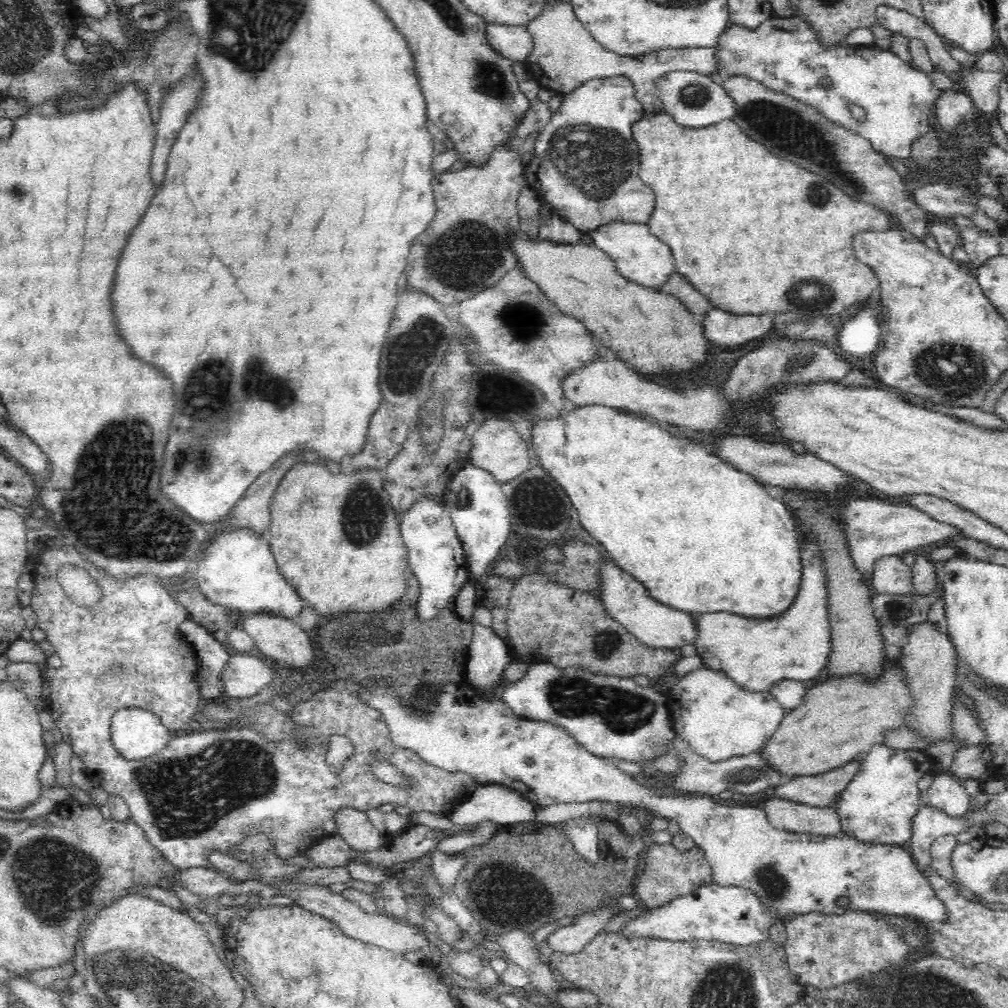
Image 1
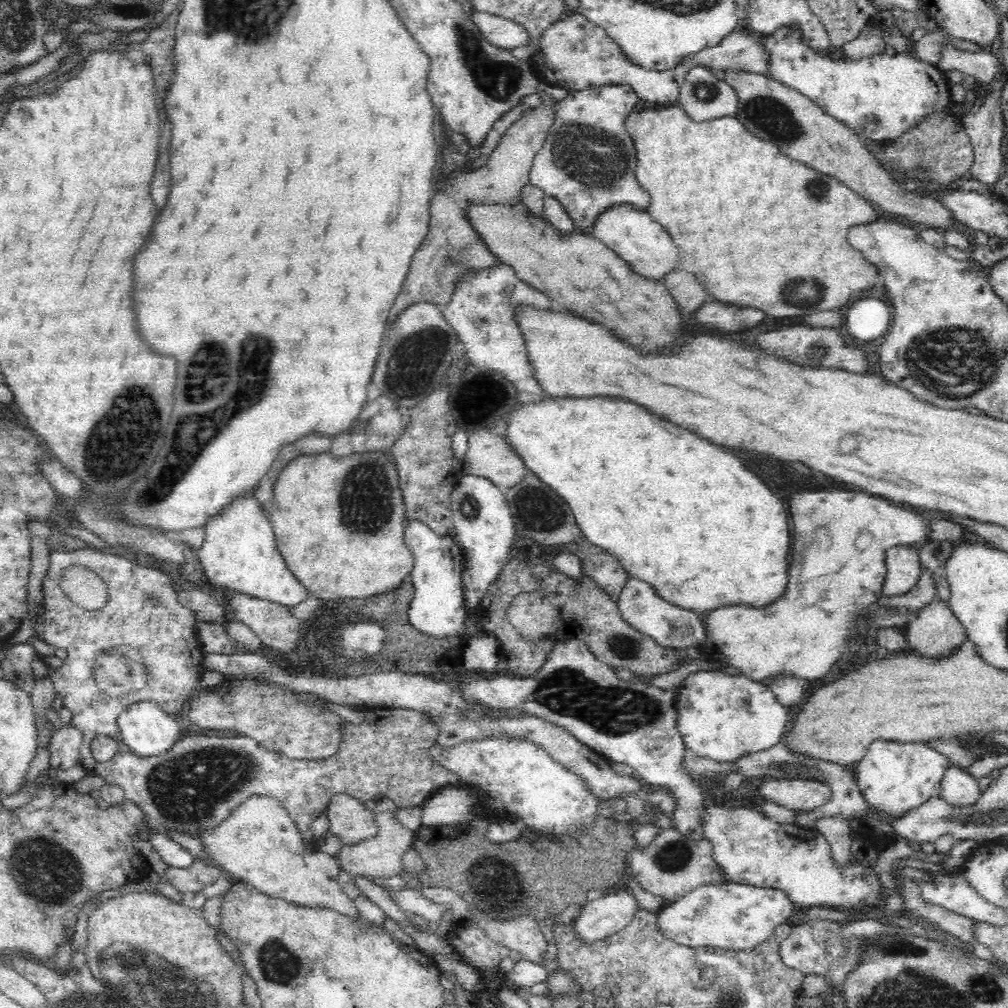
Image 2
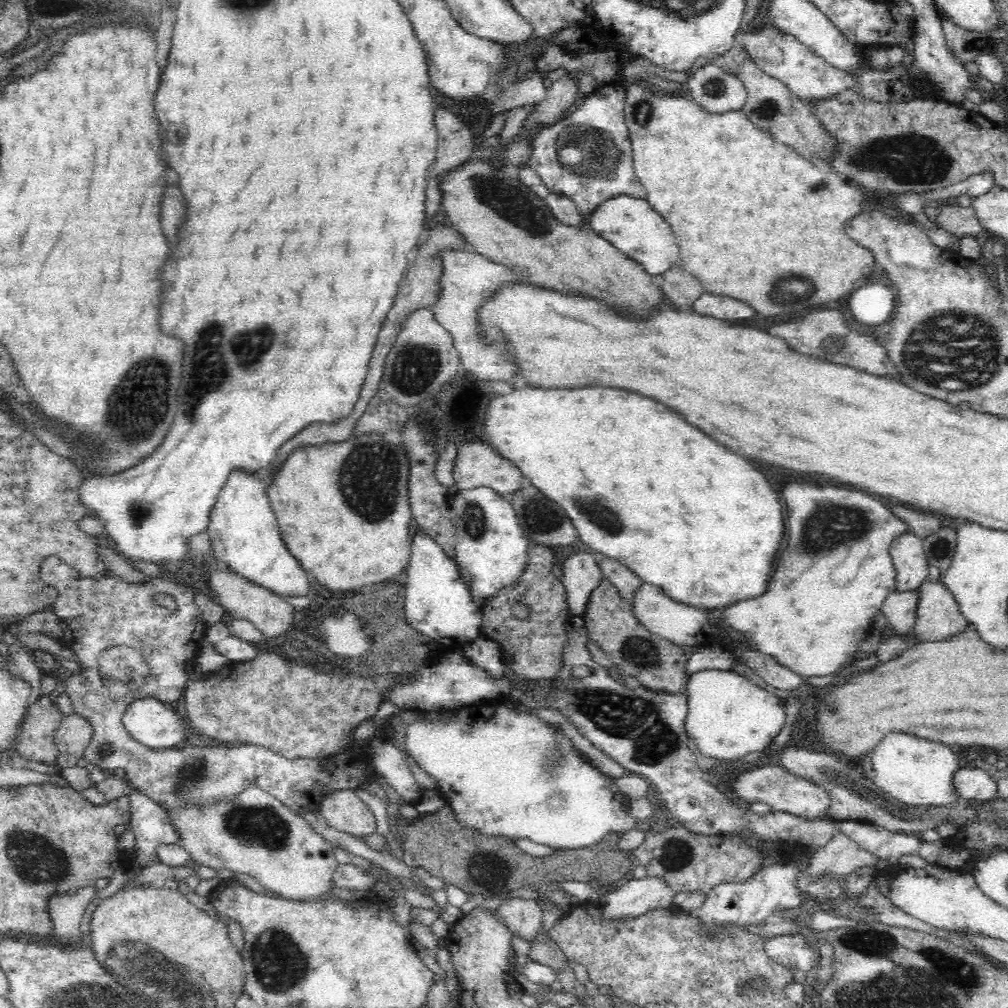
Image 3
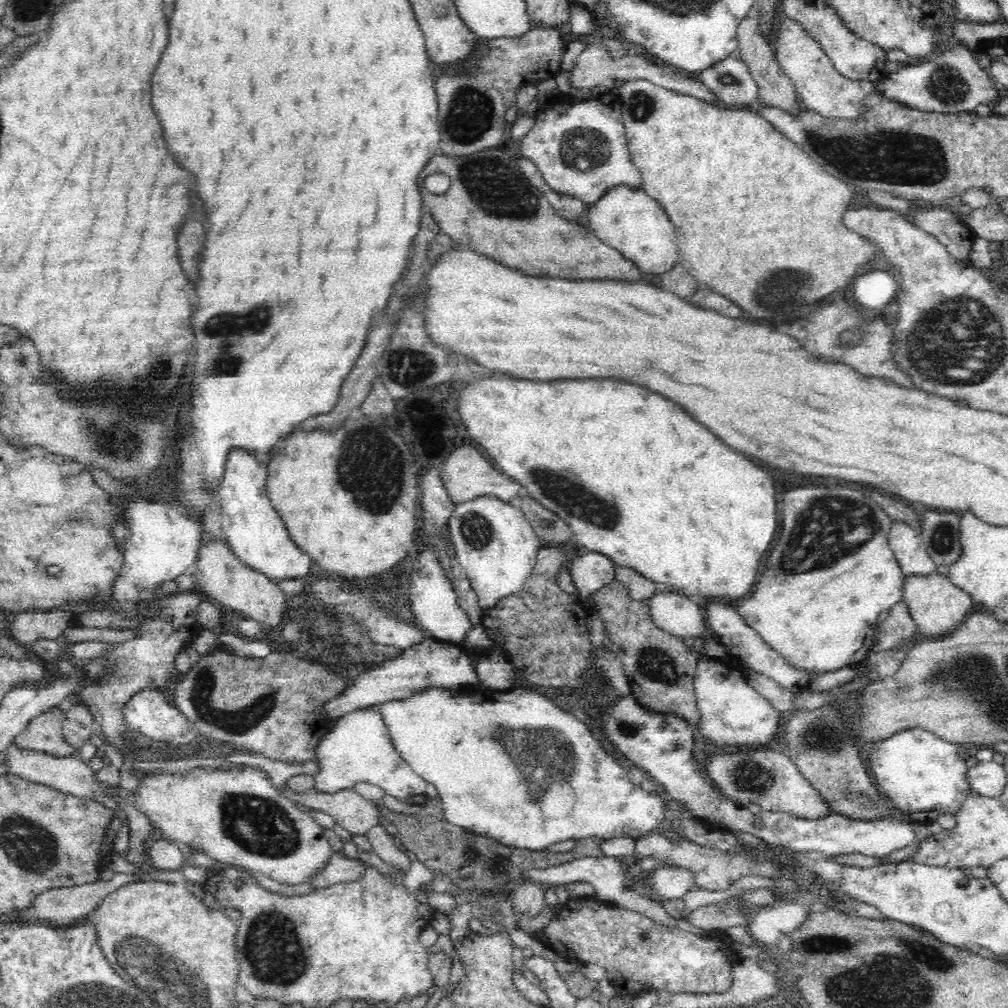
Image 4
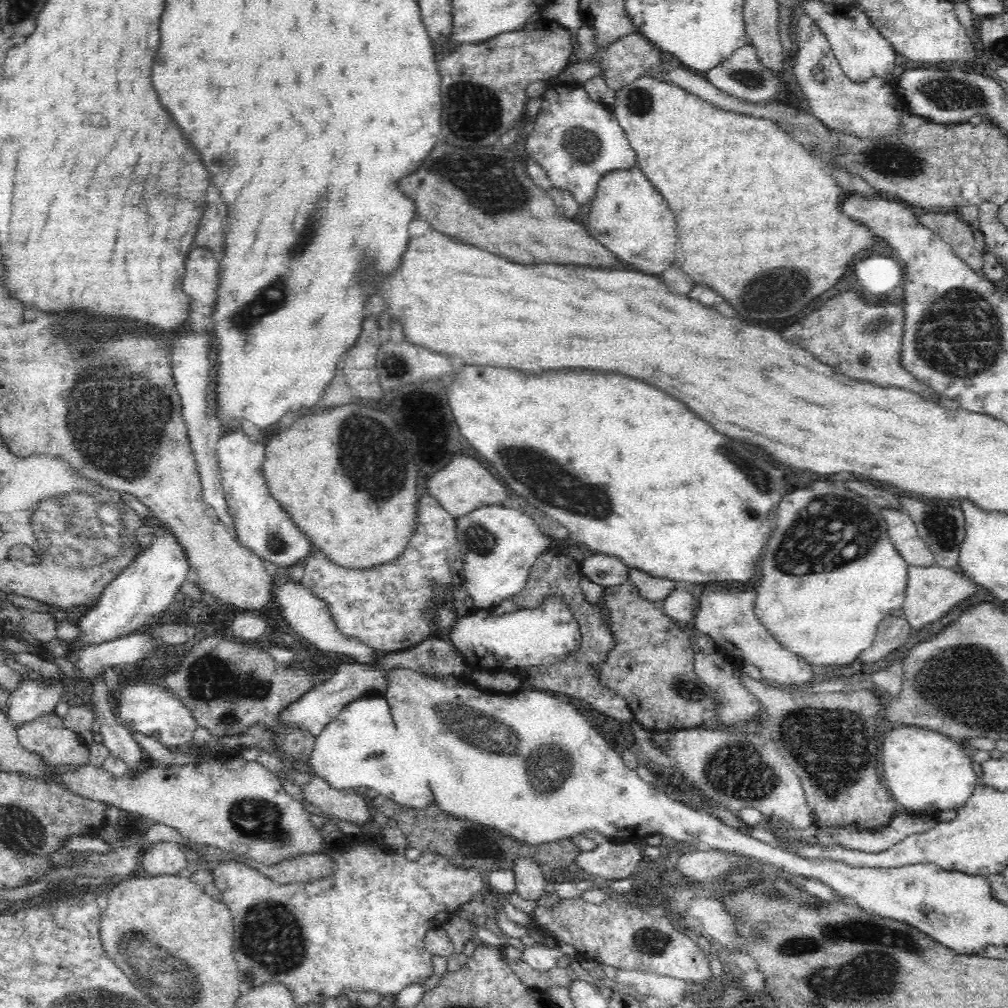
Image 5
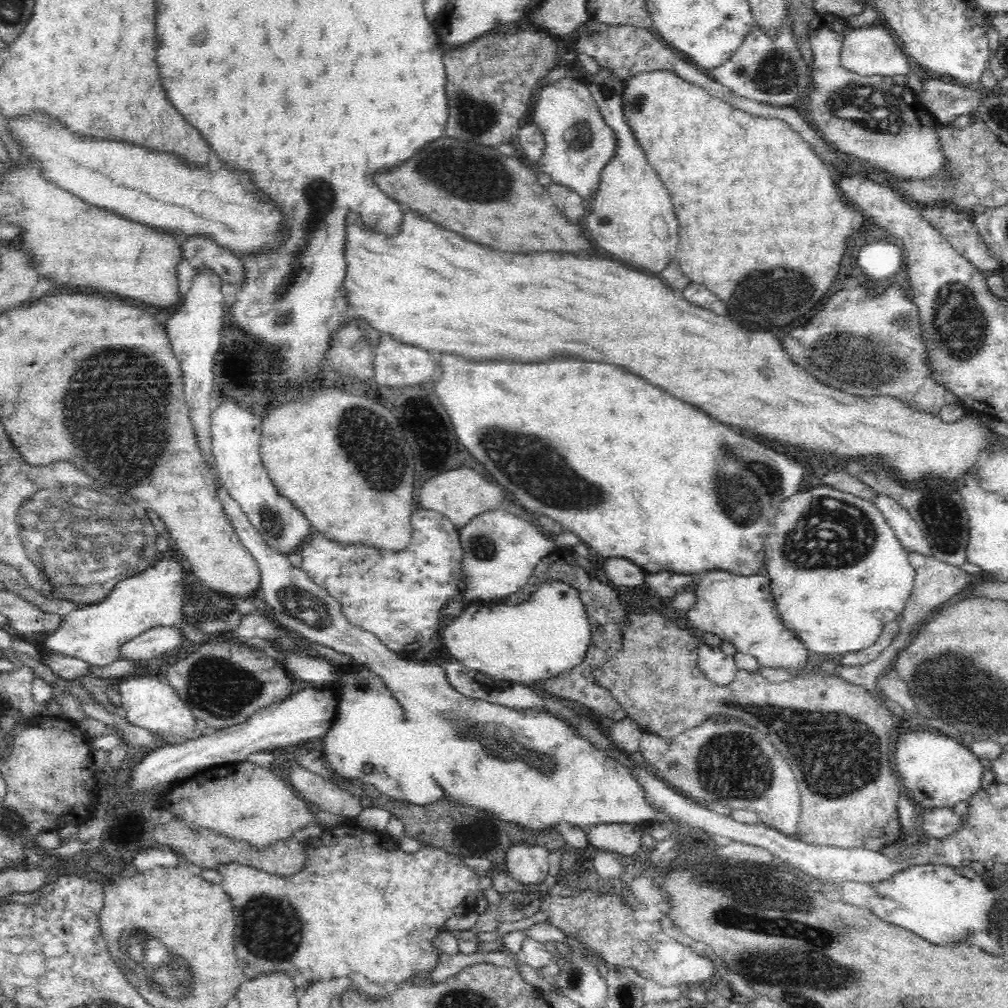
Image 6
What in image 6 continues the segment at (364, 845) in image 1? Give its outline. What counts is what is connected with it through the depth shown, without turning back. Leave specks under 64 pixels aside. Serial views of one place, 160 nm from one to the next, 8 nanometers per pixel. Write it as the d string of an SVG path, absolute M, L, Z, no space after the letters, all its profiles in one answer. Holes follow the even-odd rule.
M302 765L294 766L290 770L290 776L286 776L286 772L283 775L301 798L310 804L317 804L321 811L349 820L358 817L364 810L358 796L354 796L348 793L344 787L308 771Z

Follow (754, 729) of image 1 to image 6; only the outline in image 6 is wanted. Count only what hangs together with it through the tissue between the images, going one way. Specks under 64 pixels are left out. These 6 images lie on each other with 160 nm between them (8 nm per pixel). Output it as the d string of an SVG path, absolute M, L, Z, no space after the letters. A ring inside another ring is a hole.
M702 642L698 647L698 667L707 681L724 686L735 680L739 668L732 655L723 652L720 645L713 647Z

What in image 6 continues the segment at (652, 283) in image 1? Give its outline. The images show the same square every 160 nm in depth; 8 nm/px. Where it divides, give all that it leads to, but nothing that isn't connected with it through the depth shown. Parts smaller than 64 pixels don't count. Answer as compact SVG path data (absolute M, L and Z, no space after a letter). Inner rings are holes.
M602 67L596 74L585 73L581 81L590 89L606 124L617 138L616 152L604 167L598 193L591 200L591 213L586 218L588 232L592 232L596 246L614 258L630 260L626 262L630 268L662 272L668 266L666 262L674 260L678 250L678 220L666 186L648 164L645 150L639 145L624 116L622 96L625 85L616 73Z

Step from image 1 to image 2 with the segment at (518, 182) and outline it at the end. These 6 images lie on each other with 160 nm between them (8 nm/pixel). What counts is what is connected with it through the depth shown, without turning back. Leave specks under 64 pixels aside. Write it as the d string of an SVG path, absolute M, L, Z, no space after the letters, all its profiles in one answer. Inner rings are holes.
M541 104L526 109L523 115L504 133L498 146L480 169L459 169L446 178L444 189L439 190L430 202L430 230L423 243L417 247L407 272L402 290L389 312L387 332L394 320L409 306L418 302L430 302L443 307L460 282L472 282L475 272L502 264L498 257L490 253L481 236L470 225L466 210L470 204L520 204L522 189L529 183L530 168L536 152L542 148L552 124L554 124L554 105Z

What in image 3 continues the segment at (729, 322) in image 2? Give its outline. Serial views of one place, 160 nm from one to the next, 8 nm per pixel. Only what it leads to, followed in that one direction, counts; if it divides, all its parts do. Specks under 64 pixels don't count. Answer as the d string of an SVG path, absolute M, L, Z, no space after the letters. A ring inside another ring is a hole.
M702 294L694 301L693 306L700 314L722 318L722 320L746 320L754 316L754 310L750 306L730 296Z

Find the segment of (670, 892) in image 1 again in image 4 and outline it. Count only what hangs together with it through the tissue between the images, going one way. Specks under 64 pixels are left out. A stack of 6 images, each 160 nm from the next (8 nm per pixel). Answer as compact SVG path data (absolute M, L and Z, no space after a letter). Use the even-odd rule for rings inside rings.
M650 832L644 836L638 837L635 844L635 858L643 858L651 856L656 859L658 866L662 865L676 865L684 869L690 869L694 873L694 888L704 890L723 891L730 888L735 880L746 875L764 876L766 878L775 878L788 874L790 878L795 878L799 881L805 878L815 880L818 882L818 874L810 872L804 866L799 864L790 864L790 870L787 867L778 866L776 862L769 860L752 860L750 856L746 856L746 848L740 848L736 851L722 852L716 848L708 848L707 846L700 846L695 842L688 841L674 841L666 839L660 833Z

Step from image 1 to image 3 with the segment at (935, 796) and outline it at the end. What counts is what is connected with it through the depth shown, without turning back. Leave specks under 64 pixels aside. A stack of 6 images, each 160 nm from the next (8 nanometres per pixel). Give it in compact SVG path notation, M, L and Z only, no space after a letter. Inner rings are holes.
M962 765L954 772L953 783L961 800L988 801L995 798L997 792L994 777L976 766Z

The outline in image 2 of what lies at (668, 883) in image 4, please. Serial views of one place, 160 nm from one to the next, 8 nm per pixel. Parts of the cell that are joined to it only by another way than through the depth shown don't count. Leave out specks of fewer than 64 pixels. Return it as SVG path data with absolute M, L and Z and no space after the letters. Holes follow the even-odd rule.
M629 887L588 901L573 920L576 935L588 942L602 940L620 932L638 911L638 900Z

